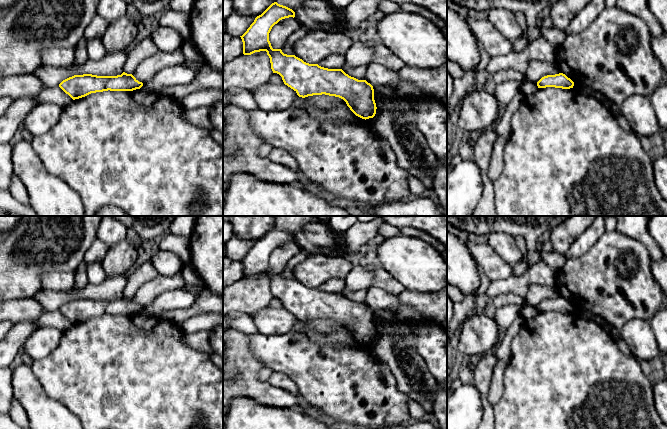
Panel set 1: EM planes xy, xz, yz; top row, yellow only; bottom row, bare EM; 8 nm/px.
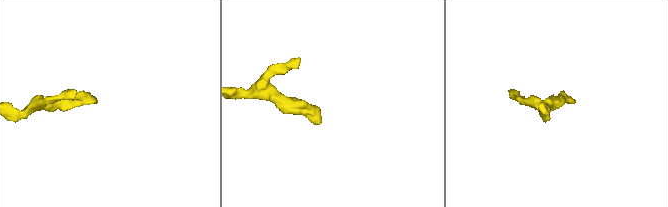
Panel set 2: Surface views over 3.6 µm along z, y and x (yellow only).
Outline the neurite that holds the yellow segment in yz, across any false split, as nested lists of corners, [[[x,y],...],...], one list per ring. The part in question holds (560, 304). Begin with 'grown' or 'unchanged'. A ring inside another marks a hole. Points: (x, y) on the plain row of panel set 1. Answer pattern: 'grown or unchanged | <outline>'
unchanged | [[[559,297],[555,299],[547,299],[537,306],[538,312],[555,311],[562,313],[573,312],[574,306],[565,298]]]

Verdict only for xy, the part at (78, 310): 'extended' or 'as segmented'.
as segmented

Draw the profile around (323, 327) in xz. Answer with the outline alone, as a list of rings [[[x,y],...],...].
[[[325,318],[308,320],[305,321],[304,324],[311,327],[319,337],[328,337],[331,332],[338,327],[346,328],[346,326],[339,321]]]

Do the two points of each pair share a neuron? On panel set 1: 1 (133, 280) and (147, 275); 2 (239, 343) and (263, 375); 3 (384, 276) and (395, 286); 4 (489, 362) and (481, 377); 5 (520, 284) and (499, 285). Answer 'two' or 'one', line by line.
1: one
2: two
3: one
4: one
5: one

